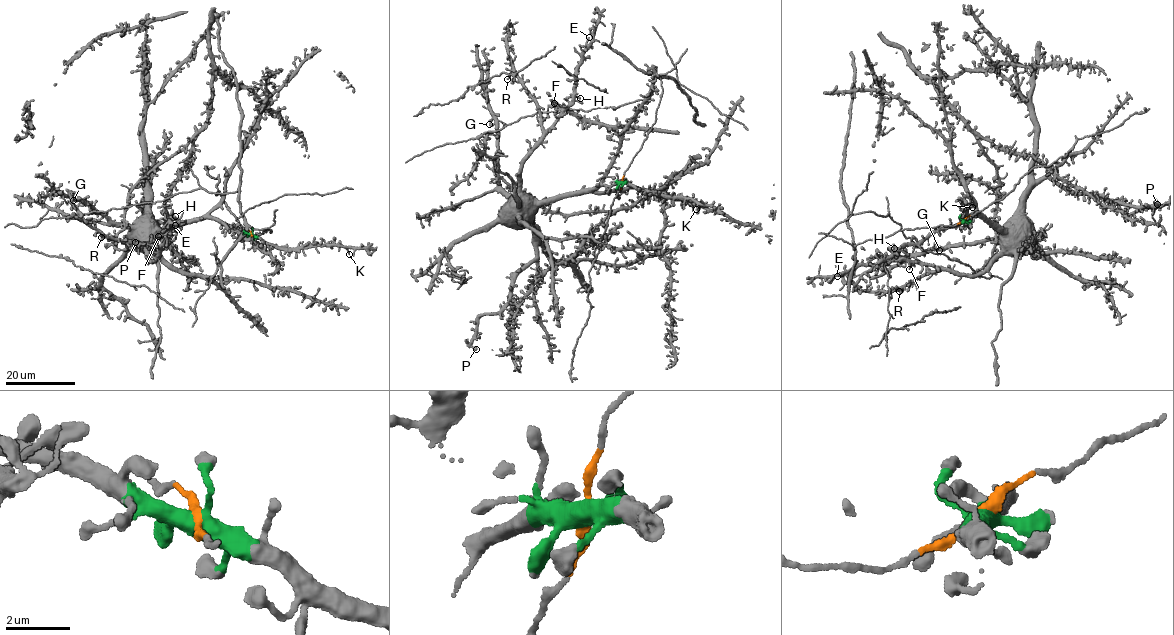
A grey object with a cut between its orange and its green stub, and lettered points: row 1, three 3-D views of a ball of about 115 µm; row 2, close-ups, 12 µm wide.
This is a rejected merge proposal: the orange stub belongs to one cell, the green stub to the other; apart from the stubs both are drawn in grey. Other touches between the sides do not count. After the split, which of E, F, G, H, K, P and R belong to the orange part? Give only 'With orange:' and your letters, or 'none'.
With orange: none

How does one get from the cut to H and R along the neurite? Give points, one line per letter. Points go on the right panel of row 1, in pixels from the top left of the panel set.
H: (964, 220), (977, 214), (1003, 233), (1004, 241), (992, 264), (973, 275), (897, 260), (895, 248)
R: (964, 220), (977, 214), (1003, 233), (992, 264), (973, 275), (944, 270), (921, 274), (888, 291), (899, 291)

